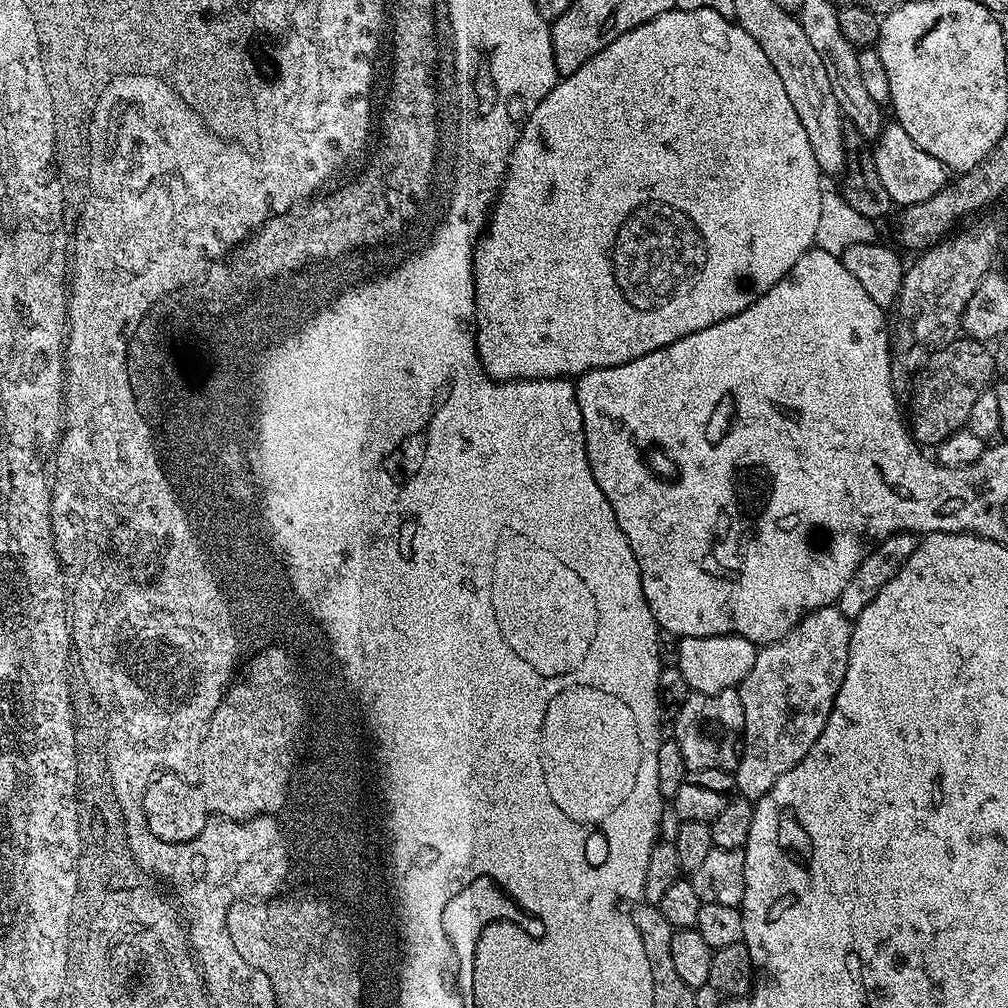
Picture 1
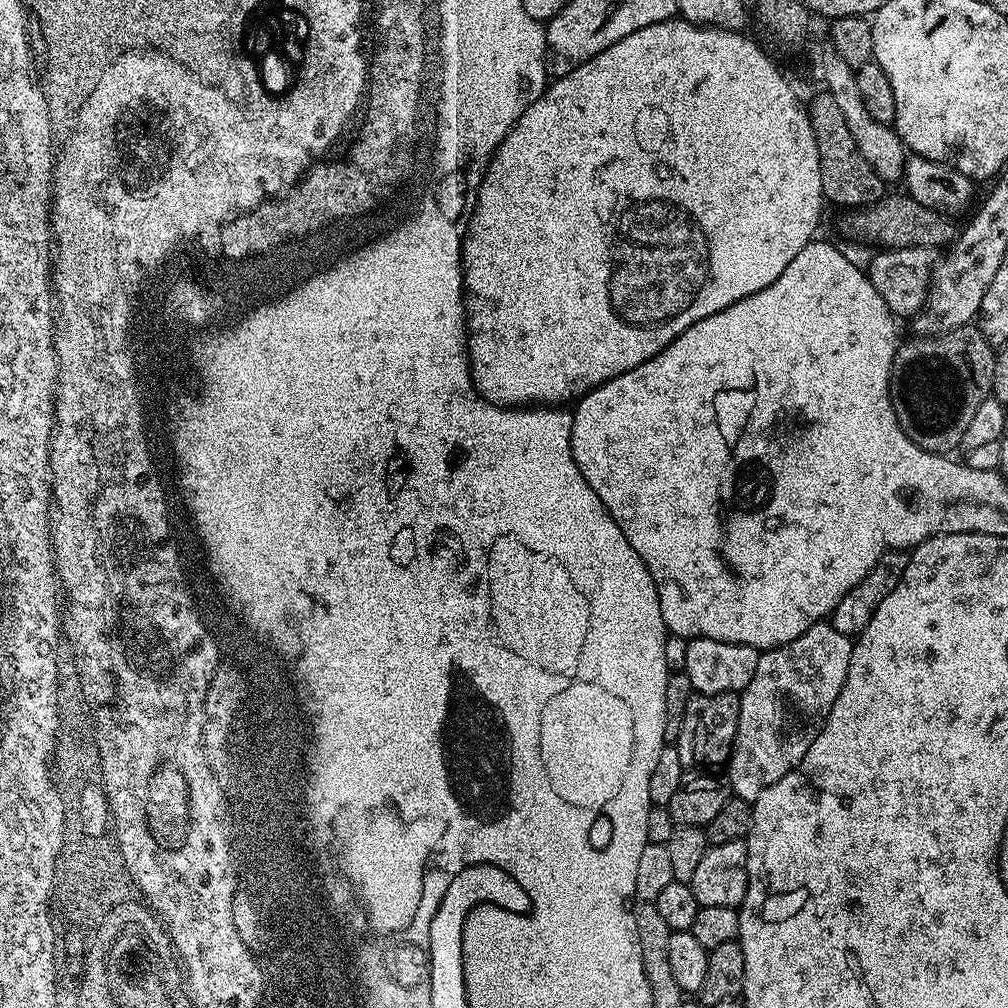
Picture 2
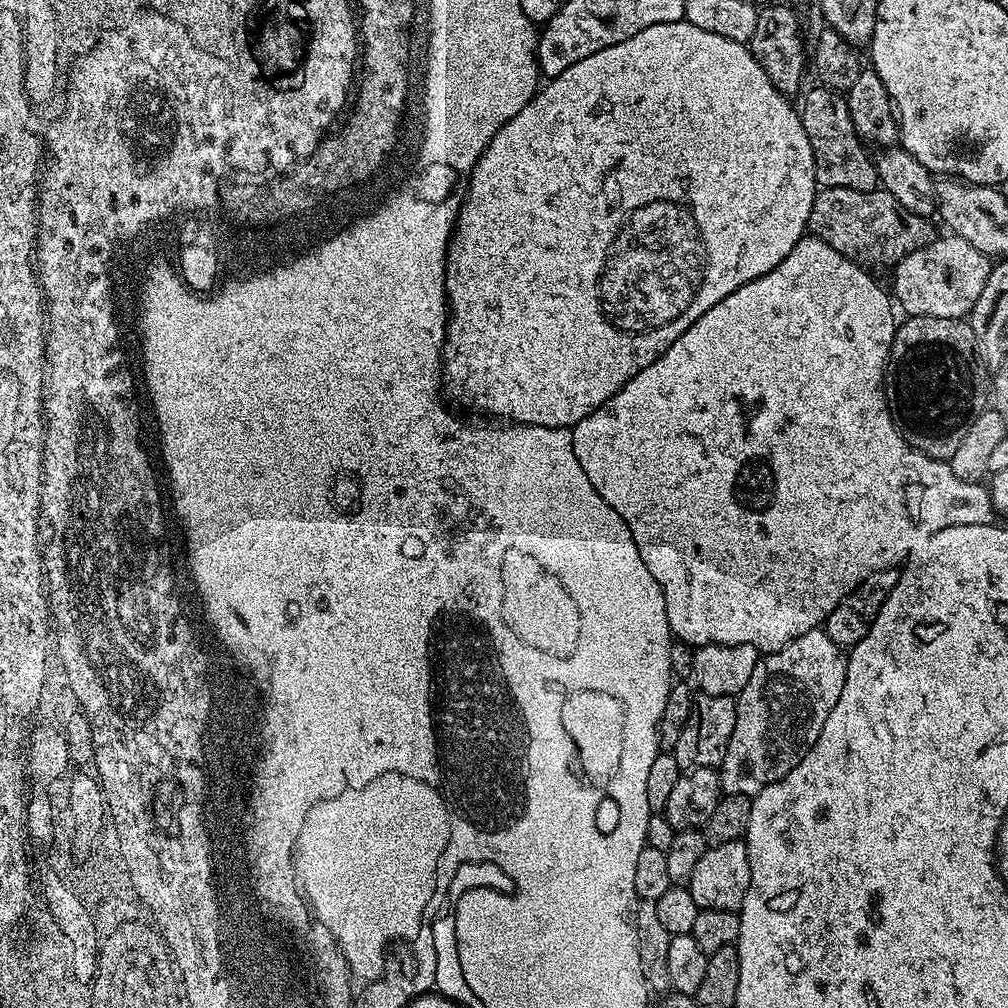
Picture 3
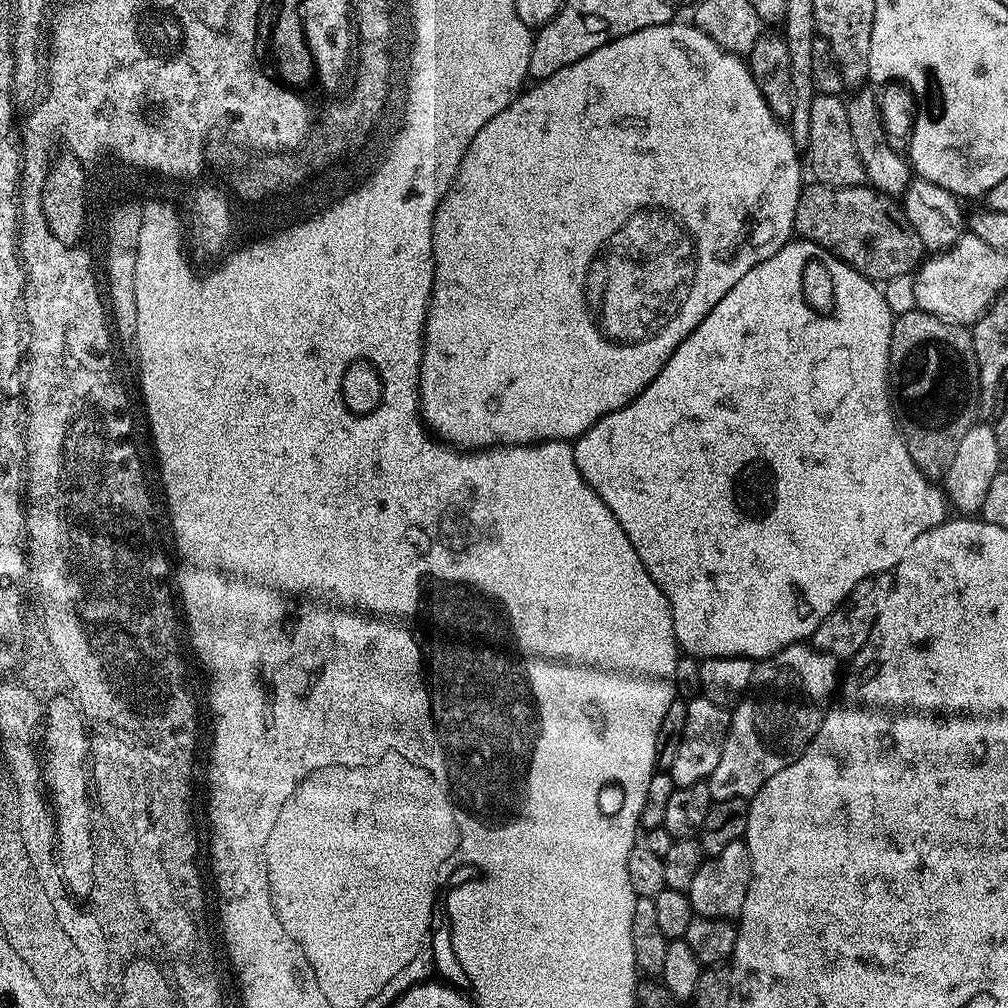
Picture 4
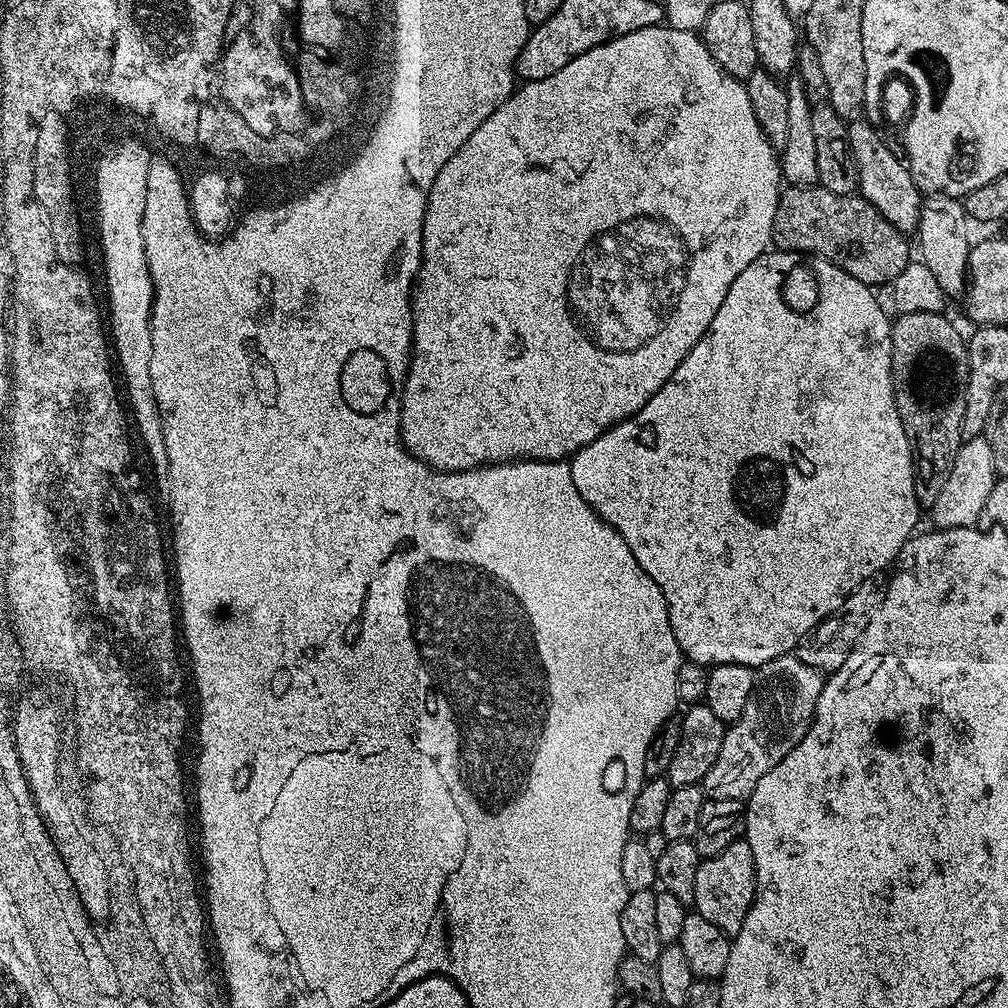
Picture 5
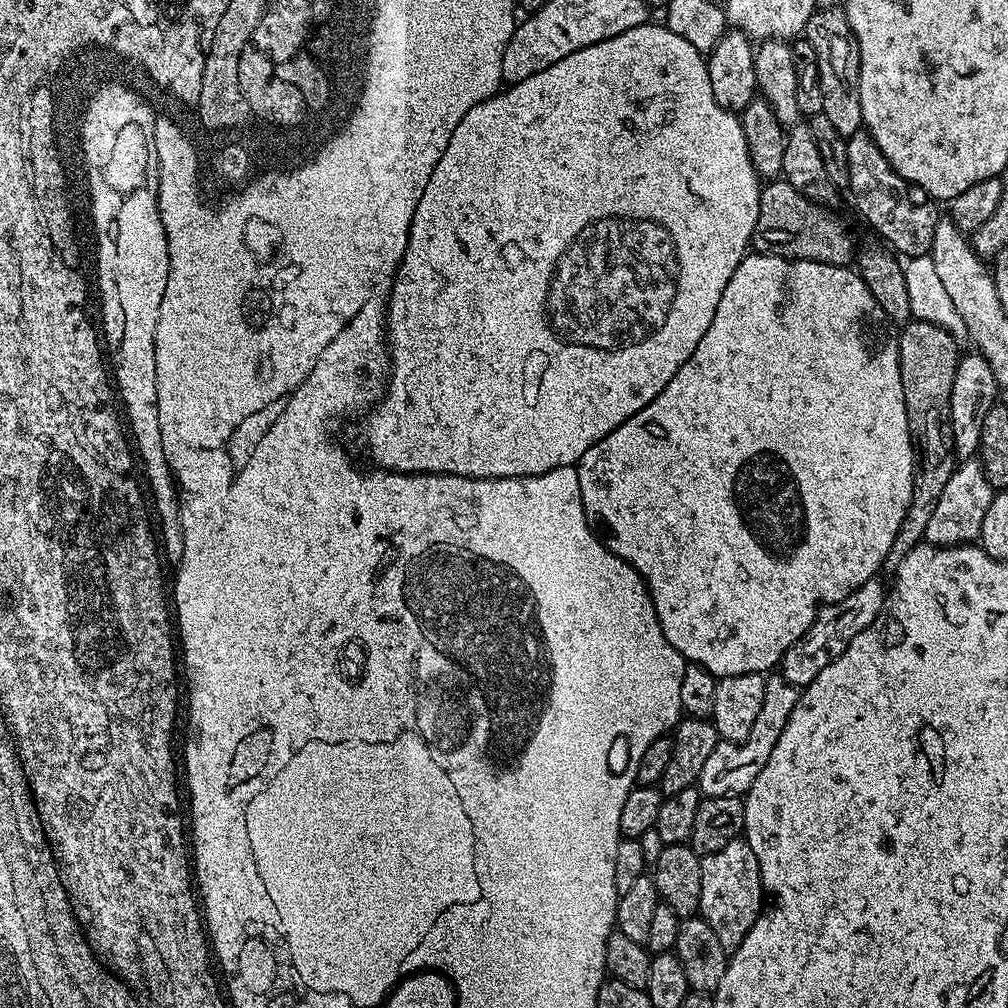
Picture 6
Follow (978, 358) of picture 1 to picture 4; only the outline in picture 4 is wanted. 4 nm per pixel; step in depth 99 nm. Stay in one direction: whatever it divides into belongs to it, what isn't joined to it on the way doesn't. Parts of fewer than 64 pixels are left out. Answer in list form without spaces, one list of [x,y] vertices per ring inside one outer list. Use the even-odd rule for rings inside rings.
[[[919,310],[895,317],[888,351],[888,394],[910,458],[929,480],[943,481],[958,442],[978,420],[980,379],[971,331]]]

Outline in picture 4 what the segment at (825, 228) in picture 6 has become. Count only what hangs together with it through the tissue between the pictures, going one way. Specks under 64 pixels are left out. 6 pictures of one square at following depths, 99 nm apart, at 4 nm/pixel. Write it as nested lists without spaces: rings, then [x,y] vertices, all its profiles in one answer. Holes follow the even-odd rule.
[[[809,184],[798,198],[794,232],[799,239],[822,246],[873,282],[909,274],[921,263],[926,252],[922,238],[918,238],[918,230],[910,226],[903,207],[893,197],[871,186],[831,188]]]

